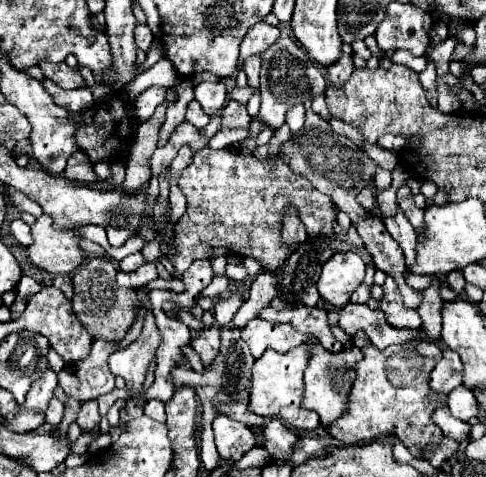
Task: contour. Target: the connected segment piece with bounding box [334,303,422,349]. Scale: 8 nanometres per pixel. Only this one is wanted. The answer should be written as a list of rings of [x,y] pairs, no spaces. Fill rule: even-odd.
[[[348,303],[340,309],[334,309],[340,317],[338,325],[354,337],[356,331],[364,331],[374,347],[386,349],[388,345],[406,343],[422,337],[420,329],[394,329],[386,323],[386,317],[380,309],[370,309],[368,305],[354,305]]]

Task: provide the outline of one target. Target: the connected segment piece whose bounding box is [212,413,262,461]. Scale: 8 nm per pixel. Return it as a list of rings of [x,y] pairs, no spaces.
[[[218,413],[218,417],[212,423],[212,429],[220,457],[226,457],[230,461],[238,461],[244,453],[258,447],[258,441],[262,441],[260,437],[254,437],[252,429],[226,417],[224,413]]]

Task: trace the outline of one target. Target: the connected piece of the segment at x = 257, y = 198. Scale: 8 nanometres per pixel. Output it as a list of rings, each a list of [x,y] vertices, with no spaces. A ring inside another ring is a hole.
[[[204,147],[196,153],[192,165],[188,165],[178,181],[178,187],[182,189],[188,209],[186,215],[178,221],[176,229],[176,249],[178,257],[174,255],[174,267],[178,273],[186,271],[186,267],[192,261],[206,259],[212,261],[218,255],[230,257],[230,255],[242,255],[242,257],[256,257],[262,261],[262,269],[266,271],[278,271],[288,255],[292,253],[290,247],[282,243],[282,217],[286,213],[286,205],[294,205],[298,209],[298,215],[302,223],[306,225],[308,235],[324,235],[332,237],[332,217],[334,217],[334,205],[330,197],[322,195],[318,189],[310,185],[308,179],[300,177],[298,173],[292,173],[290,167],[280,159],[258,159],[254,155],[238,155],[234,151],[226,149],[210,149]]]

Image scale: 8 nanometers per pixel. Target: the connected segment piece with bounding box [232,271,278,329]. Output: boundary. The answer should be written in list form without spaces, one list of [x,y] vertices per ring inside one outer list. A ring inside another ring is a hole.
[[[262,271],[250,289],[250,297],[244,301],[236,317],[232,319],[236,329],[242,329],[250,319],[256,317],[256,313],[270,305],[270,301],[278,295],[278,273],[266,273]]]

